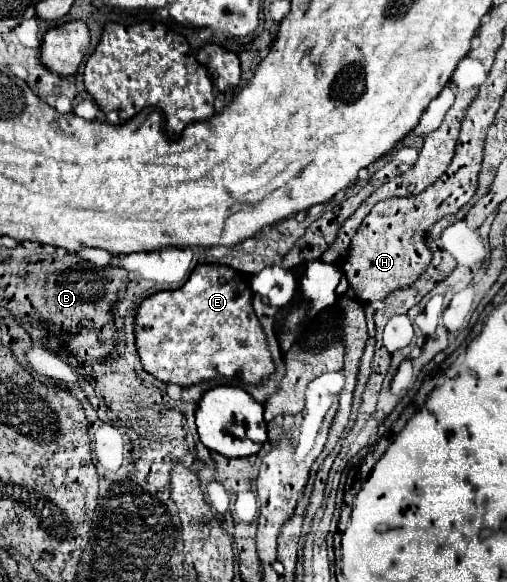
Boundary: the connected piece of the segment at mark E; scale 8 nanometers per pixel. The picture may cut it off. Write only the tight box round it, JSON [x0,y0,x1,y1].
[134,264,276,388]

